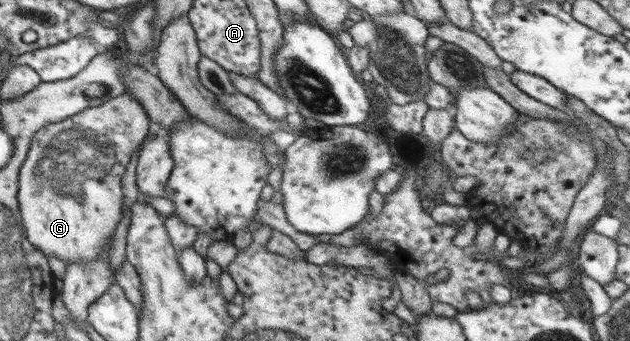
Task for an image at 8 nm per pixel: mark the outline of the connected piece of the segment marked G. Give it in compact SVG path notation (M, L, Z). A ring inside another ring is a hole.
M124 93L34 133L18 175L18 213L25 222L29 242L45 256L55 256L65 263L95 260L117 228L121 228L125 212L129 212L129 204L125 204L125 176L129 176L129 164L137 160L141 144L149 140L149 132L153 132L153 118L139 100Z

